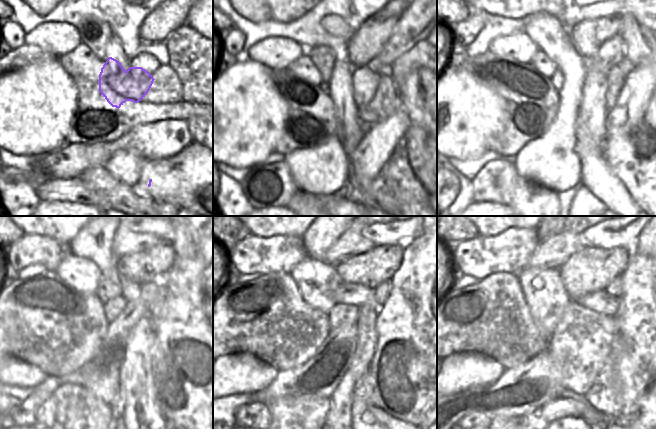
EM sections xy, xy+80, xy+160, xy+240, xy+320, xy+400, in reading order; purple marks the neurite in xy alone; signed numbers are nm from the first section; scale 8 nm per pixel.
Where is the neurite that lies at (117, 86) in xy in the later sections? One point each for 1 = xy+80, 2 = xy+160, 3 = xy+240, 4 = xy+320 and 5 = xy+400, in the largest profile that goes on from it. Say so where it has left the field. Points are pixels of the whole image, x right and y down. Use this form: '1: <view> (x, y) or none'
1: xy+80 (350, 90)
2: xy+160 (590, 123)
3: xy+240 (132, 404)
4: xy+320 (348, 419)
5: xy+400 (564, 419)

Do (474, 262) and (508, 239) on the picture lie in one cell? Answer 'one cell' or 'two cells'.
one cell

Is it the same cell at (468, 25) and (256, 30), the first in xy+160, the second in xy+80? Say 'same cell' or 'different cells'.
different cells

